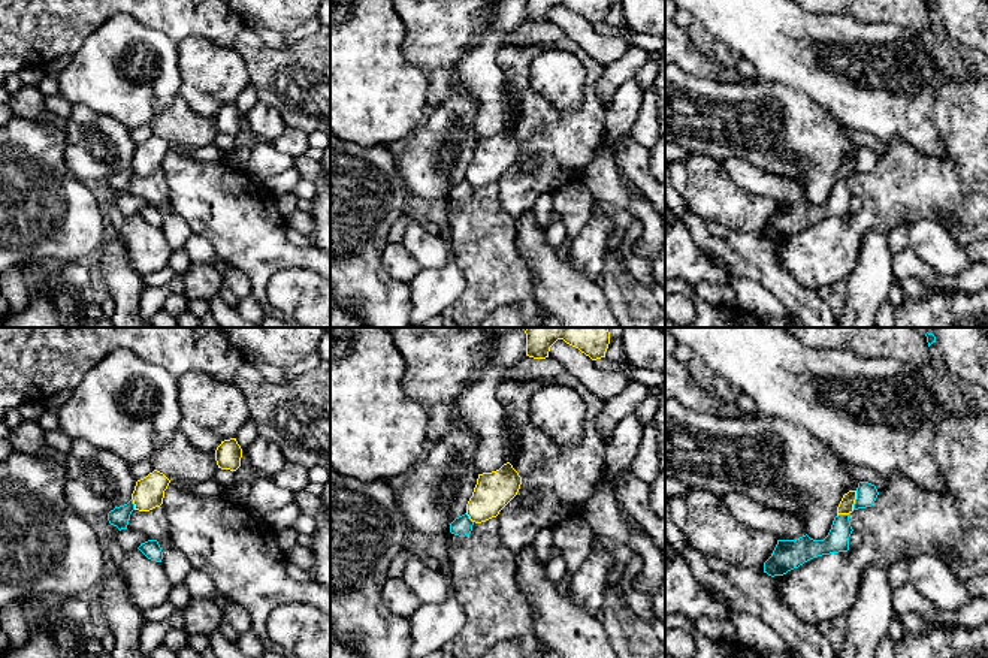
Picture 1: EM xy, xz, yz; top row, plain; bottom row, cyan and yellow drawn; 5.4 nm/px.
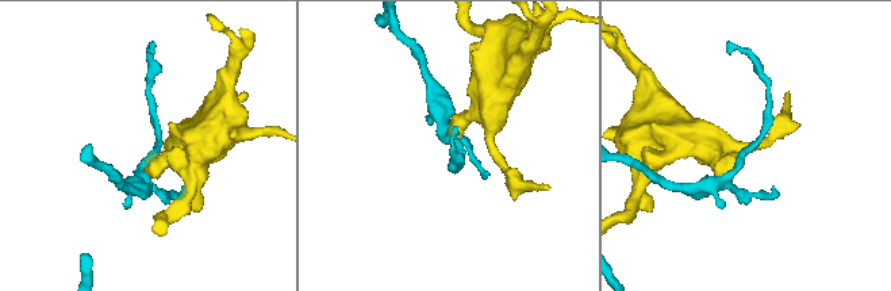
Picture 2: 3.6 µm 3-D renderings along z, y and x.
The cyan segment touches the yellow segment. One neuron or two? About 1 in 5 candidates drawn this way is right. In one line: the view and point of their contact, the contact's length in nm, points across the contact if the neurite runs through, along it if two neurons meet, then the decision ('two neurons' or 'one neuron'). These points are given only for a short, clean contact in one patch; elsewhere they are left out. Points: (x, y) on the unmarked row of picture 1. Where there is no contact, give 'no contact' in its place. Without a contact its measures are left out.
contact yz (855, 165); length 110 nm; border yz (857, 156), (852, 174); two neurons

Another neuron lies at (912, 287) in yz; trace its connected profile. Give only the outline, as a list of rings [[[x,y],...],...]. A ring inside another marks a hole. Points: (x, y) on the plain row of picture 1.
[[[904,278],[897,283],[901,287],[904,298],[925,299],[934,293],[957,293],[957,290],[934,290],[918,278]]]

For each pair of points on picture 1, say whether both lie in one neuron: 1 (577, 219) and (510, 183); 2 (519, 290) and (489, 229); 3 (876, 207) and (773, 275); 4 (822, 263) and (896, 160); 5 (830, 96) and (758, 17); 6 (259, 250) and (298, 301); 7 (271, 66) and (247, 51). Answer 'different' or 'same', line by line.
1: different
2: same
3: same
4: same
5: same
6: different
7: same

